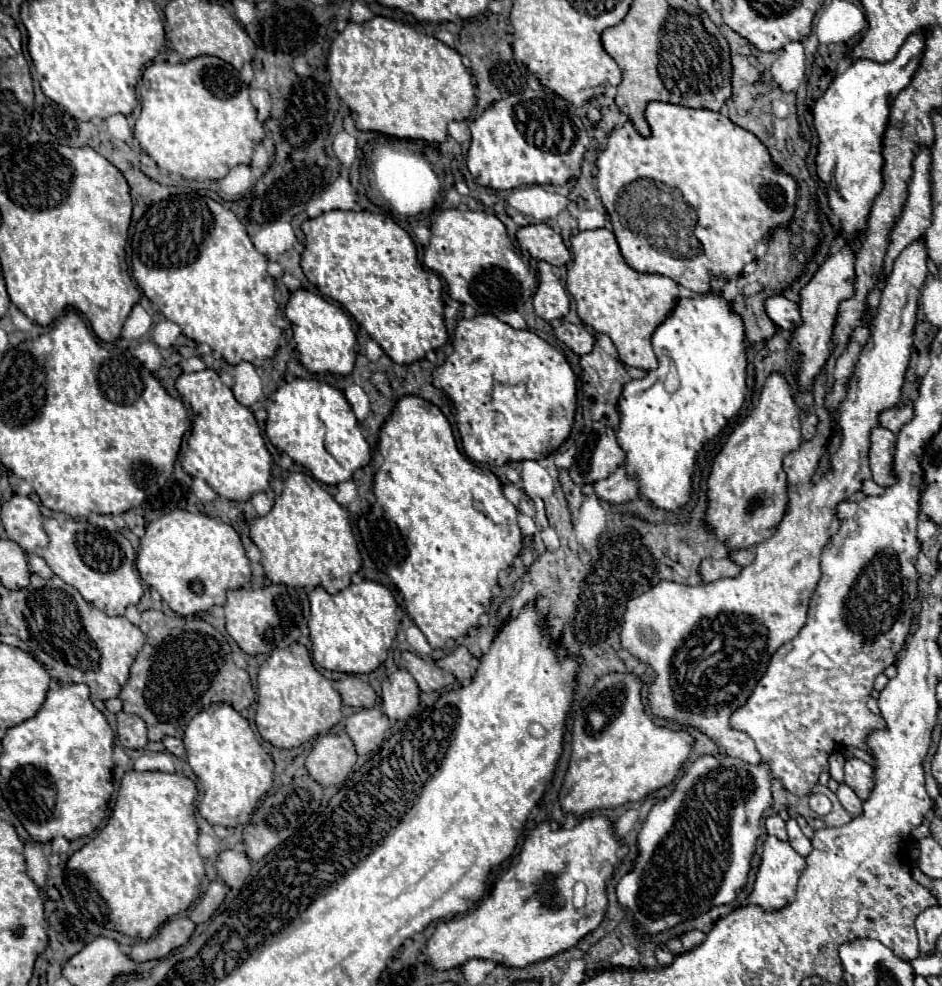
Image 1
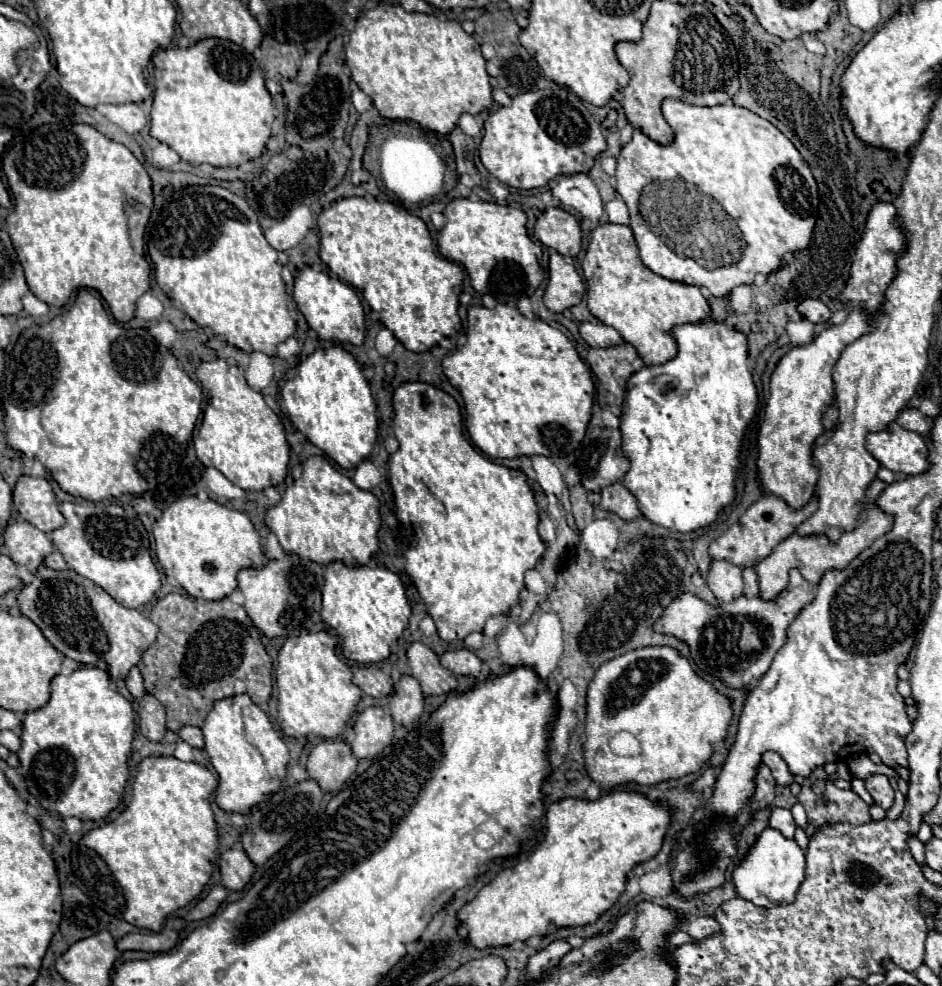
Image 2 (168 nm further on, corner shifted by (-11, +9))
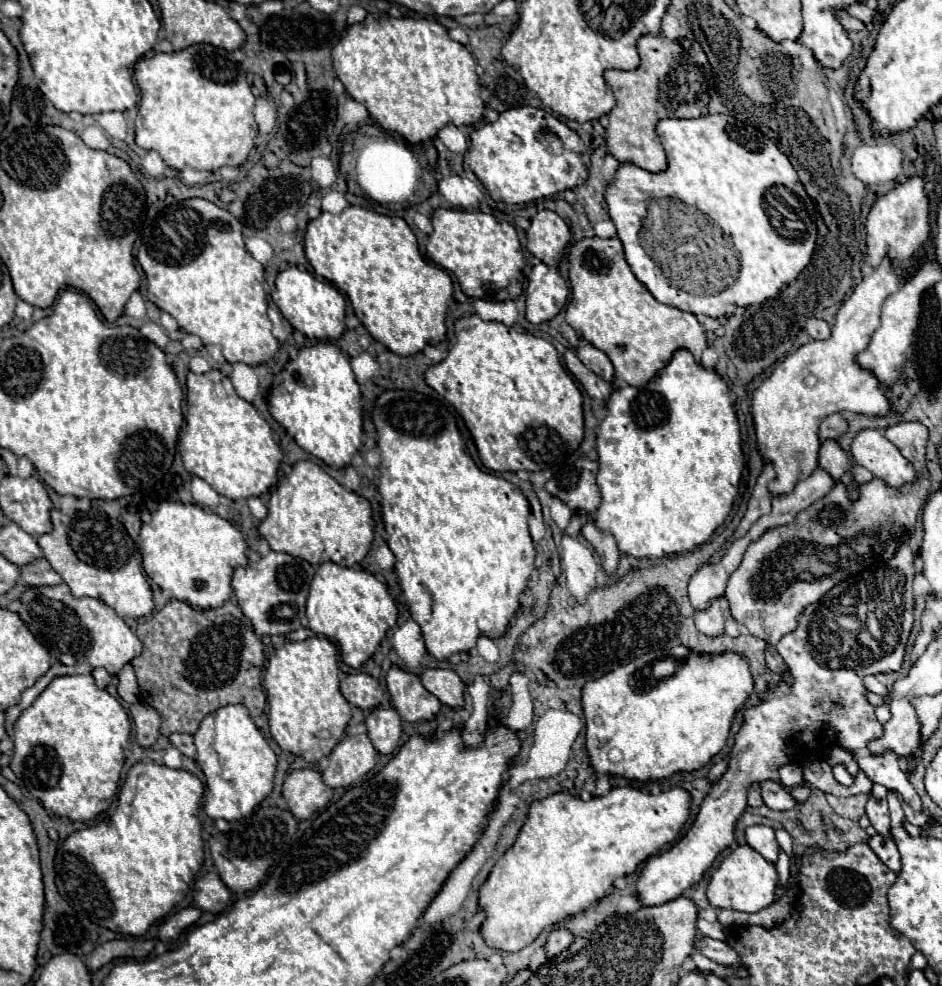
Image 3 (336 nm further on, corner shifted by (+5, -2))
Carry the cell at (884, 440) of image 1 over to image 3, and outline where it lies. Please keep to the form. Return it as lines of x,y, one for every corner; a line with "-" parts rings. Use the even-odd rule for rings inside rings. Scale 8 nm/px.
860,431
850,445
850,453
858,465
872,471
874,477
884,479
890,487
912,483
916,477
912,463
882,435
882,431

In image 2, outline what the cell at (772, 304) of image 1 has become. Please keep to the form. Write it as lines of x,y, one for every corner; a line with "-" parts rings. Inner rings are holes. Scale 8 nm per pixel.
804,300
804,304
800,304
800,314
814,324
826,324
832,316
830,308
820,300

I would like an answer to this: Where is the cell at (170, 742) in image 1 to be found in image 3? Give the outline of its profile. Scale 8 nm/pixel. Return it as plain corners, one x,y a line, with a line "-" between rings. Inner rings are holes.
172,733
170,735
170,743
186,757
194,759
196,757
196,747
194,747
194,741
192,741
192,735
186,735
186,733

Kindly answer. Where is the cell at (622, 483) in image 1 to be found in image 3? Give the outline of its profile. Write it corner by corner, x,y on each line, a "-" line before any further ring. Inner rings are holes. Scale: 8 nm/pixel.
594,521
586,523
580,531
592,545
594,549
598,551
600,559
602,559
602,567
606,573
614,573
616,567
618,567
618,557
620,557
620,551
616,547
616,539
612,539
612,535
608,535
608,531
600,531
596,527

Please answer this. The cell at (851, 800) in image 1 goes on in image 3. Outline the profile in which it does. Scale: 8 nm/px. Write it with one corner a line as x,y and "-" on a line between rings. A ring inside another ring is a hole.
874,835
868,839
868,845
872,847
872,851
894,871
900,873
900,853
896,849
896,843
892,837
882,837
882,835

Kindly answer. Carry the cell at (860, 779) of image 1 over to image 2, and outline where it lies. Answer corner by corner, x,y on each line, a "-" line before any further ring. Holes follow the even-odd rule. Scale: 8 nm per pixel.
880,774
870,776
866,780
866,788
868,788
868,792
872,794
872,798
876,800
876,804
880,808
888,810
894,804
894,790
892,790
892,786
890,786
886,776
880,776

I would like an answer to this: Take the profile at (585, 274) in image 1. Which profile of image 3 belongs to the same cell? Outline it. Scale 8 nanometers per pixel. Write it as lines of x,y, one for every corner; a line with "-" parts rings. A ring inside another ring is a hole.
590,237
590,239
580,239
572,245
570,249
570,287
572,287
572,299
566,307
566,321
572,329
580,331
586,341
590,341
594,347
602,349
608,359
614,365
614,375
622,379
624,383
632,387
640,387
648,383
656,371
664,369
672,353
680,347
686,347
698,361
700,355
706,347
706,331
696,319
696,315
664,305
656,301
650,291
632,275
632,269
628,267
624,259
624,249
618,237
614,239
600,239
600,237

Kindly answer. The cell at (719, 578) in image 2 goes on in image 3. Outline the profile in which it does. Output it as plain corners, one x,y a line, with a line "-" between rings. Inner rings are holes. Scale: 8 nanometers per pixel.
720,595
720,599
712,599
710,607
704,611
696,611
694,621
700,633
716,637
724,633
724,621
728,617
728,601
724,599
724,595

